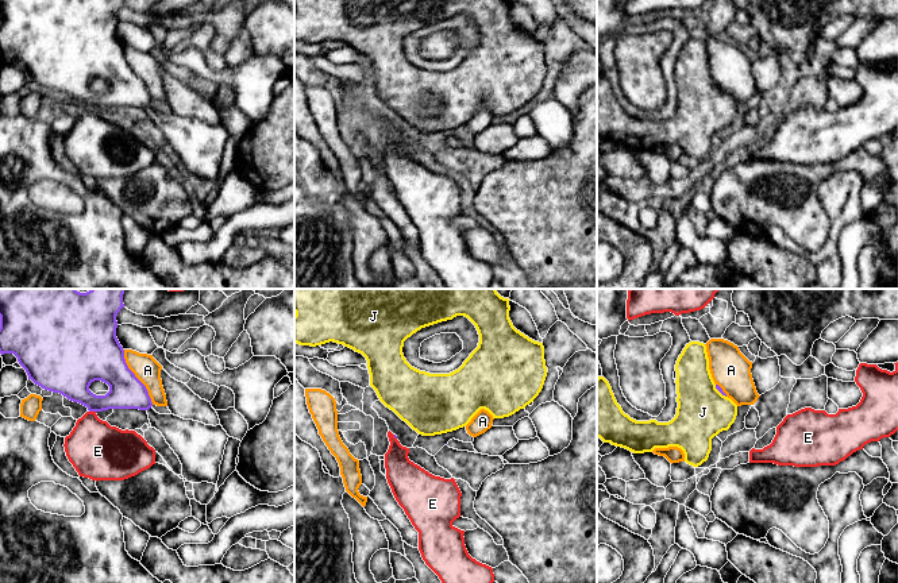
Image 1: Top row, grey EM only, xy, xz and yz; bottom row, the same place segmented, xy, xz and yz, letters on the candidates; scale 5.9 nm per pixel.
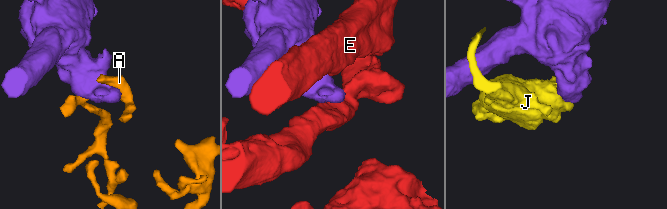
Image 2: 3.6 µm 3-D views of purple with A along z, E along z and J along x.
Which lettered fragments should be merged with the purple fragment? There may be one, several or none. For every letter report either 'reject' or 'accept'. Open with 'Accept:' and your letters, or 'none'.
Accept: none
A: reject
E: reject
J: reject

